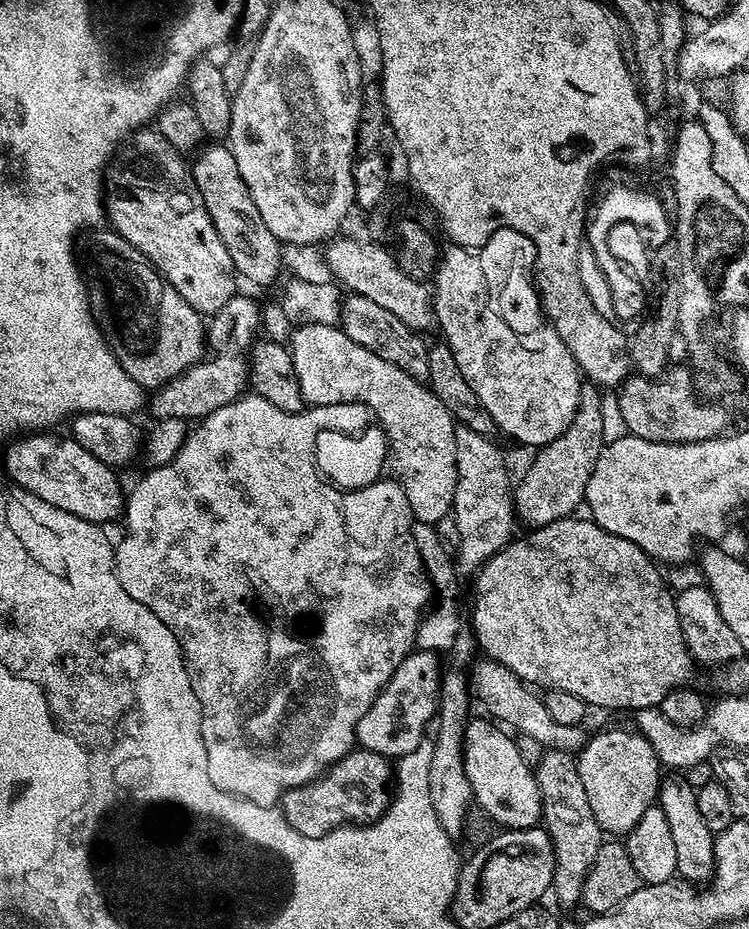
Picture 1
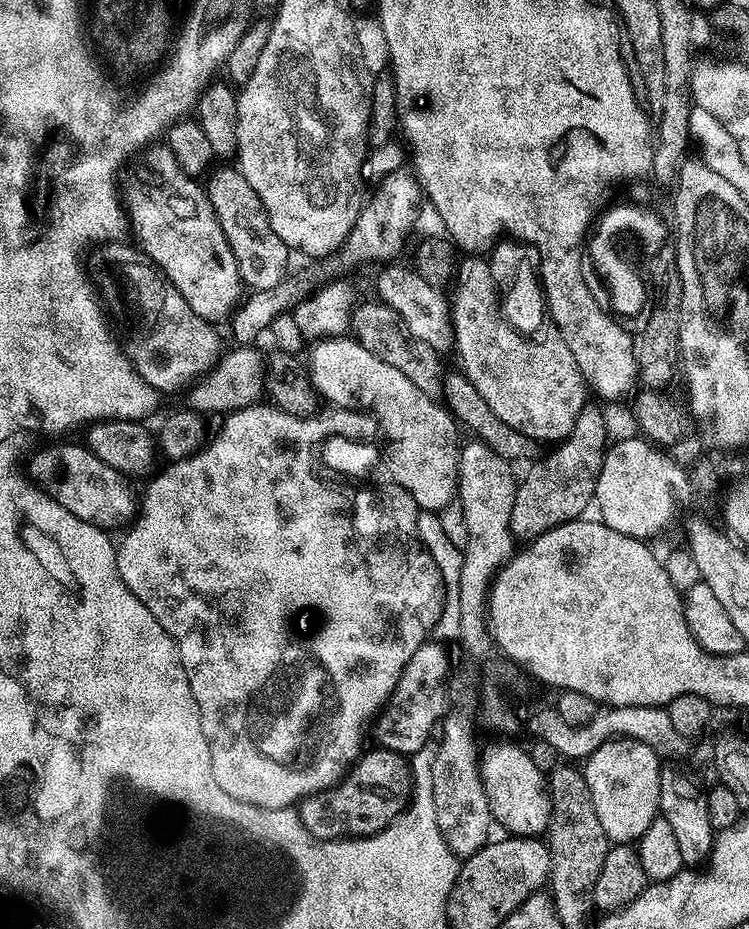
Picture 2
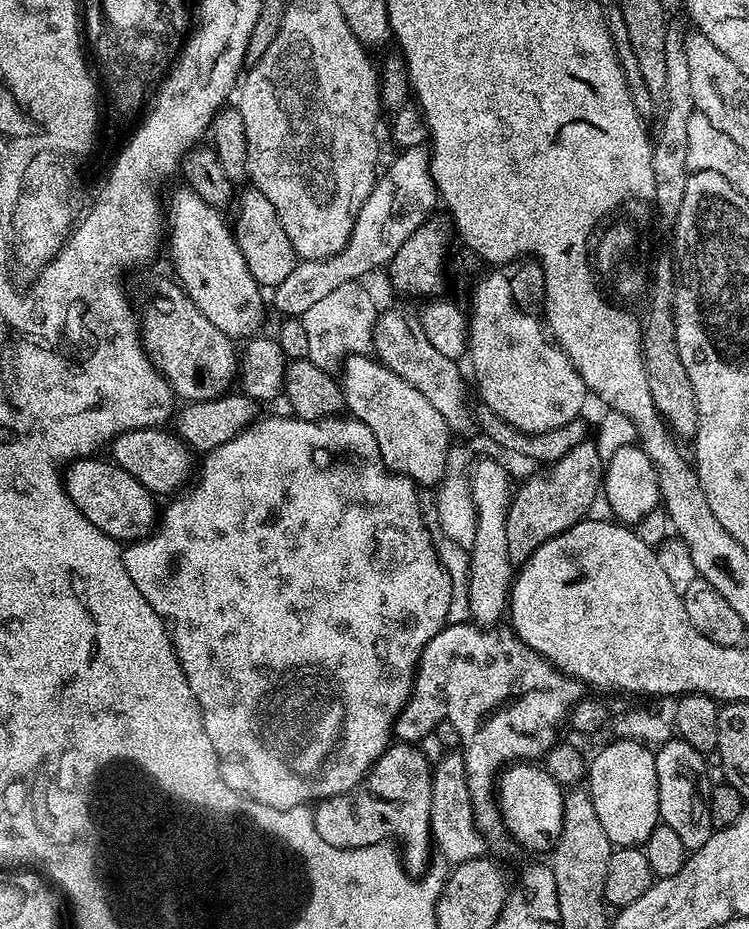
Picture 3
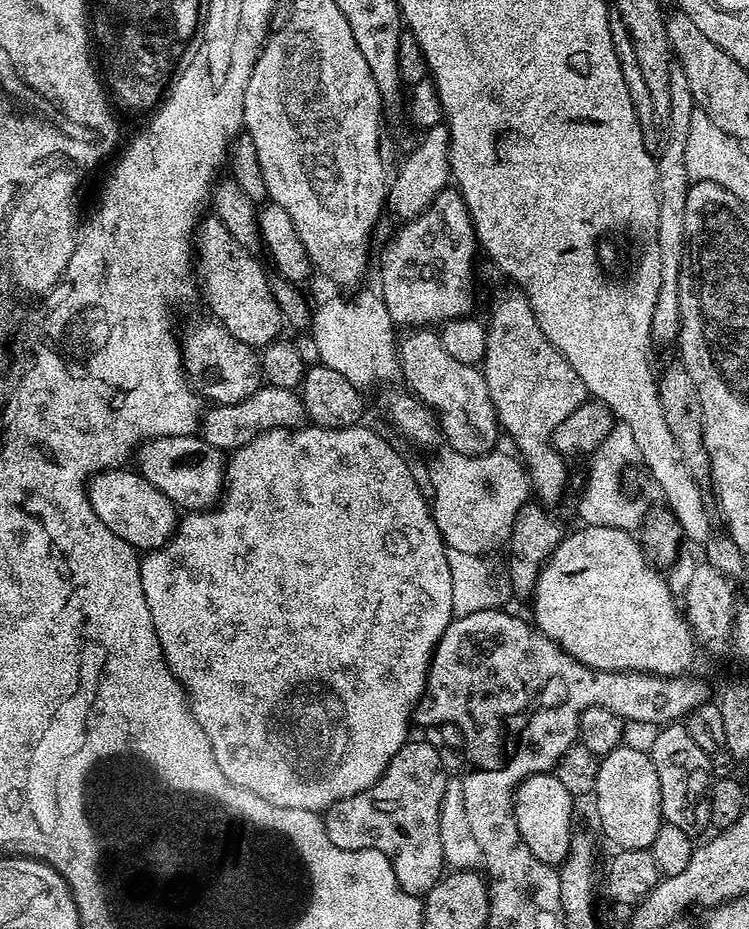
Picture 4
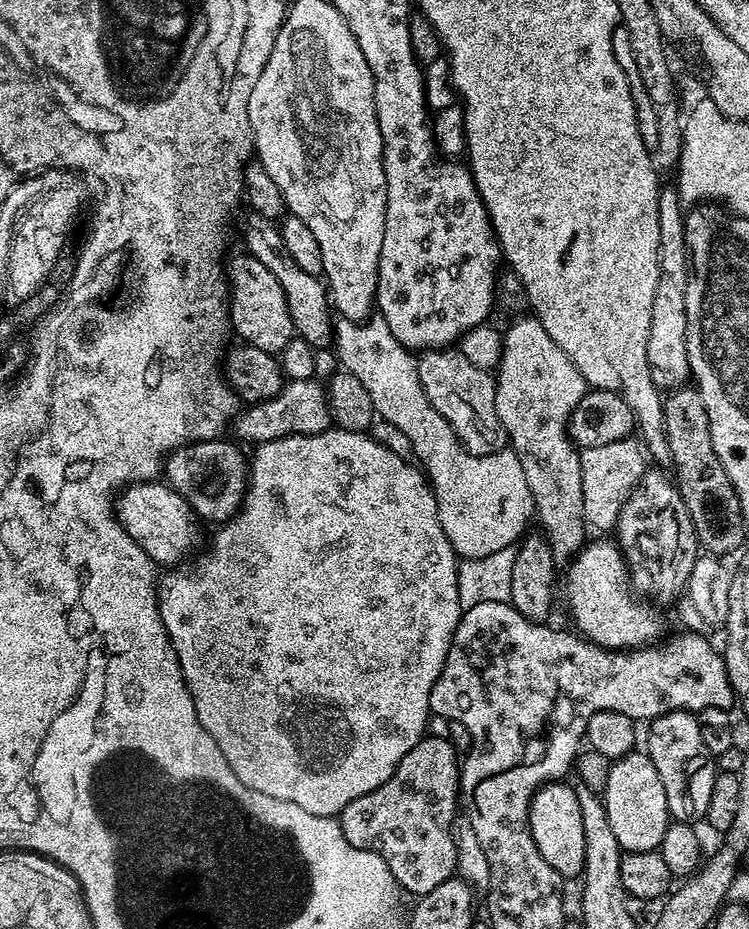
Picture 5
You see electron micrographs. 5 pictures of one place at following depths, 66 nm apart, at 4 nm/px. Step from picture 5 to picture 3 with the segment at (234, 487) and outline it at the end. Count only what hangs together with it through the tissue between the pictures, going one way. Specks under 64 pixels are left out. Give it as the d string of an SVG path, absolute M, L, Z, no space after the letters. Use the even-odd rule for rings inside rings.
M164 426L135 428L134 430L119 432L110 441L111 463L117 464L122 470L126 470L126 474L138 478L138 482L142 482L142 486L146 486L146 490L157 497L164 495L167 497L169 494L179 493L194 476L194 464L192 468L194 452L178 435L170 430L167 432L168 430Z

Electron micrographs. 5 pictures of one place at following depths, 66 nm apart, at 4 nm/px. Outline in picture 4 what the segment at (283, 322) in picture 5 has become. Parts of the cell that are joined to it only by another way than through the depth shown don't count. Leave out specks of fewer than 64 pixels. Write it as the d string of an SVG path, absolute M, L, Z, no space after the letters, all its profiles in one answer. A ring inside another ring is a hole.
M208 214L201 219L198 225L198 239L194 244L198 253L198 280L202 285L202 296L208 303L208 308L213 312L215 323L221 324L227 332L234 334L238 342L246 342L251 348L262 349L272 343L281 335L282 317L278 310L278 302L272 297L272 285L269 273L264 273L264 268L255 260L253 253L247 248L242 248L234 242L230 230L222 226L222 222L215 214Z

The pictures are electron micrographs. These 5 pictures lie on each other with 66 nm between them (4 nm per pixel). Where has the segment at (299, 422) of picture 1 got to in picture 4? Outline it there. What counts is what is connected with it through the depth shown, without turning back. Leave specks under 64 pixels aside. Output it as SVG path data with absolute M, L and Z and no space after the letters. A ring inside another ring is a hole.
M301 426L299 428L276 428L266 429L246 445L231 453L226 464L228 472L228 485L224 488L224 501L217 503L211 510L192 510L179 517L175 532L161 548L147 553L140 561L140 577L142 578L142 594L146 594L146 606L150 606L150 618L154 622L154 630L158 634L158 642L164 651L164 661L168 664L177 682L184 688L188 696L188 704L192 707L194 718L198 726L210 738L210 746L214 750L214 758L218 762L218 770L230 778L235 788L246 790L250 794L258 794L258 798L266 798L274 806L286 806L290 810L310 810L311 812L323 813L334 802L342 802L342 798L350 798L354 794L362 794L390 766L390 758L402 750L402 746L408 743L408 720L413 719L414 713L420 703L426 678L430 670L430 662L446 626L454 619L452 615L452 603L454 597L450 591L450 565L446 563L446 545L438 526L432 517L429 497L424 496L420 484L416 481L414 473L408 469L408 464L396 453L396 448L388 440L383 440L372 428L357 426L354 428L321 428L319 426Z

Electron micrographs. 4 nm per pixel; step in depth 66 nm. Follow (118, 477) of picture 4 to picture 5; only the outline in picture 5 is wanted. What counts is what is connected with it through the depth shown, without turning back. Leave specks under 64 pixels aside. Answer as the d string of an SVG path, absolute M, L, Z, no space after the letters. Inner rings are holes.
M164 482L127 485L115 501L114 515L126 530L126 534L130 534L130 538L134 538L134 542L142 546L142 550L156 566L176 566L187 561L184 559L195 550L196 543L200 540L201 525L196 513Z

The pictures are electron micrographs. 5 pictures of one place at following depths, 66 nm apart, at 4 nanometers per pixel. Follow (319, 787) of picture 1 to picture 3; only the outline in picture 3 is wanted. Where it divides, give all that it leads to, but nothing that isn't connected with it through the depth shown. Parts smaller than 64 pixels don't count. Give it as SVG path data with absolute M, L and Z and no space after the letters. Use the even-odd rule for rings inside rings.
M412 742L389 743L388 749L376 759L367 776L355 788L315 801L312 808L314 830L318 830L322 842L339 848L361 848L379 844L382 838L391 838L398 845L398 855L408 875L423 877L434 856L431 832L433 765L414 745Z

